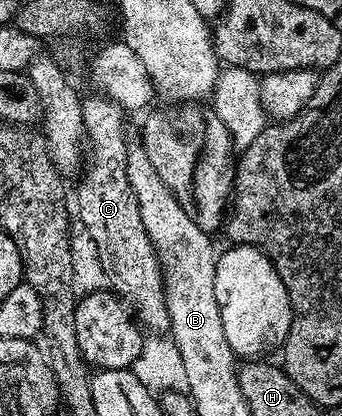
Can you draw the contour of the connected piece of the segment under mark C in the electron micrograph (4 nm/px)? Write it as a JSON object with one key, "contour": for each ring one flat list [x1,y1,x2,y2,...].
{"contour":[[98,92,92,95,92,98,82,99,83,129,89,143,89,161,82,171,84,174,79,182,79,191,73,194,73,206,79,209,79,222,87,229,104,272,115,281,114,289,131,306,135,305,134,313,147,330,167,332,170,331,171,321,167,294,163,290,163,267,159,264,155,245,145,232,145,224,141,224,141,212,127,175,129,141,127,130,123,127,125,111,109,97]]}

